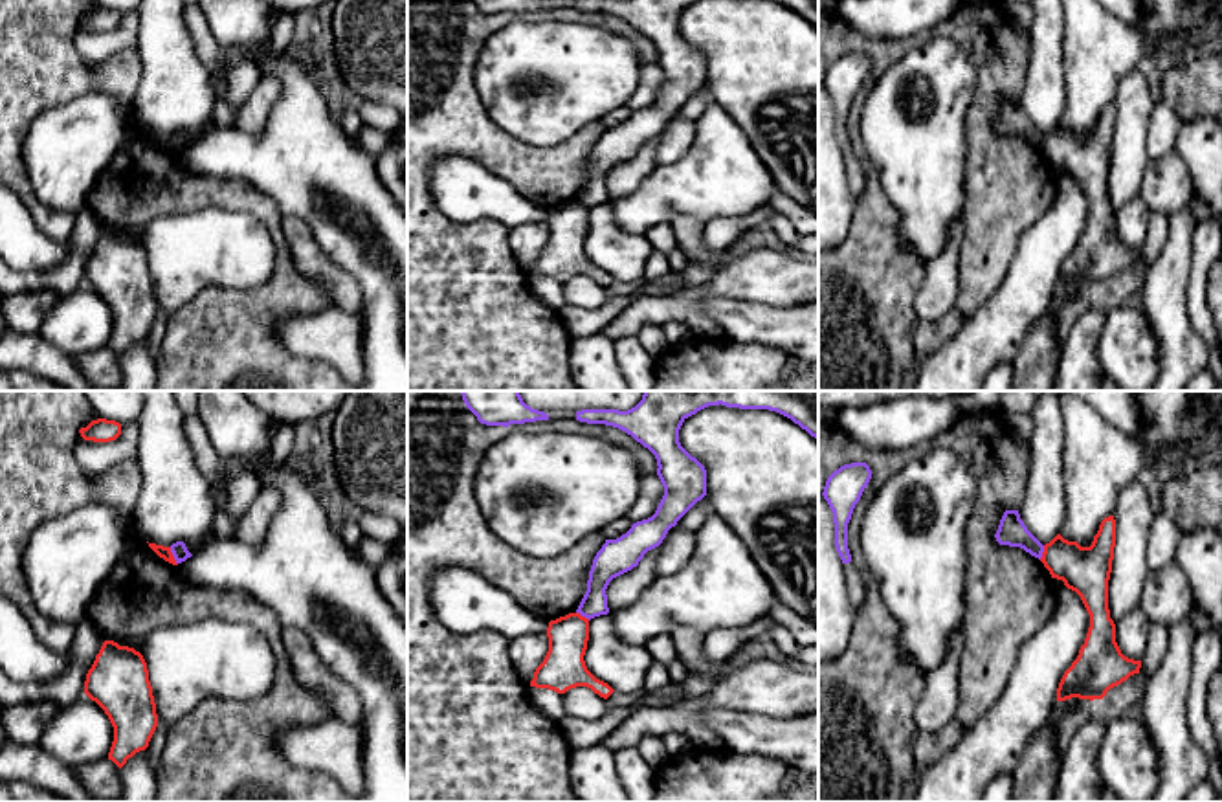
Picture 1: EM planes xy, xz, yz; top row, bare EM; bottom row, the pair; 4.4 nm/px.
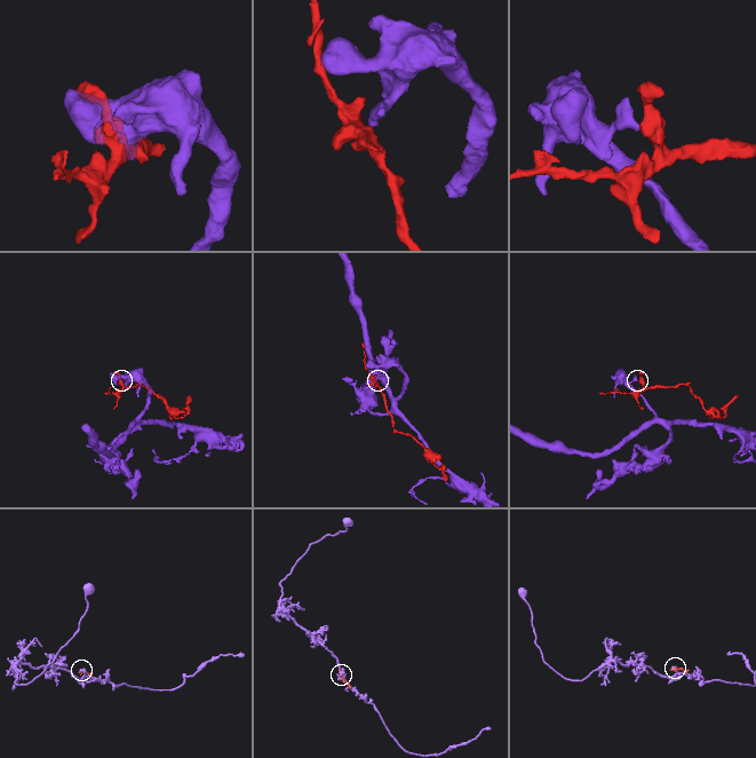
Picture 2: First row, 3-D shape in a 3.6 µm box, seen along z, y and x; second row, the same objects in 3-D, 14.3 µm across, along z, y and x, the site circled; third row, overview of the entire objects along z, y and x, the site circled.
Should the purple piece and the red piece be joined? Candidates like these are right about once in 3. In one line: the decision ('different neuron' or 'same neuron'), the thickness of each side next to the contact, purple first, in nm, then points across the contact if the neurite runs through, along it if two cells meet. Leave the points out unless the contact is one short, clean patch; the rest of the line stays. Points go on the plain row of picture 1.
different neuron; calibres 70 and 50 nm; border xy (169, 136), (177, 153)

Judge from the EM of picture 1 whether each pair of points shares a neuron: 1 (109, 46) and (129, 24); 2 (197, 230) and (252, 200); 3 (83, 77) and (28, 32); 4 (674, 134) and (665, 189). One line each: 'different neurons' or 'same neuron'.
1: same neuron
2: different neurons
3: same neuron
4: different neurons

